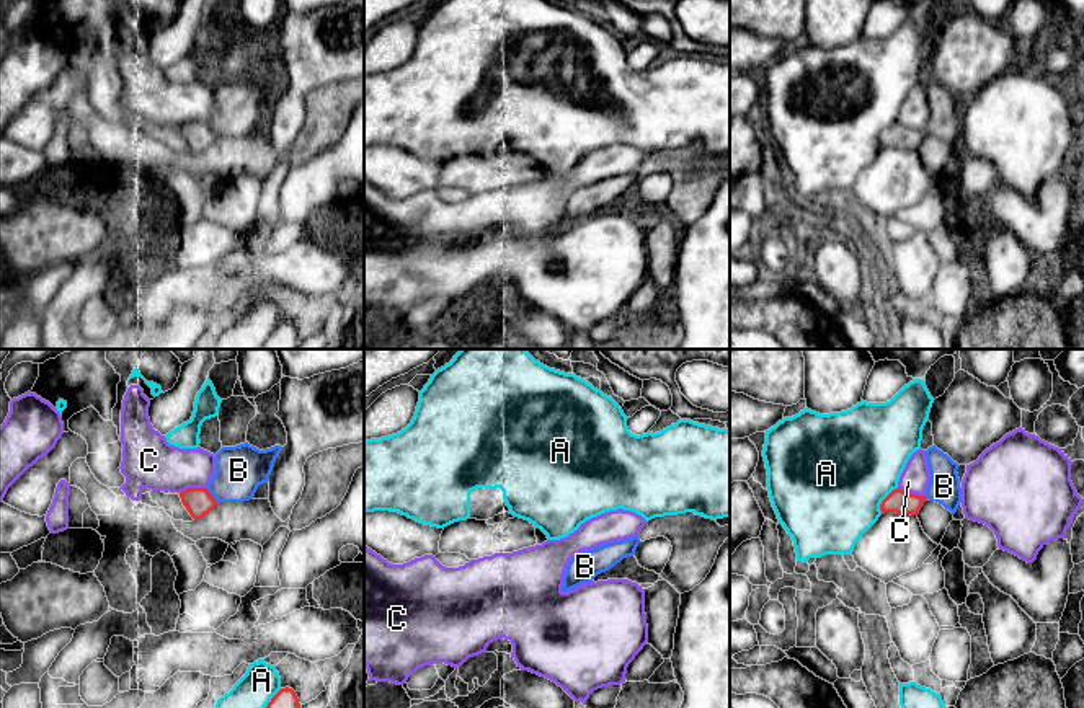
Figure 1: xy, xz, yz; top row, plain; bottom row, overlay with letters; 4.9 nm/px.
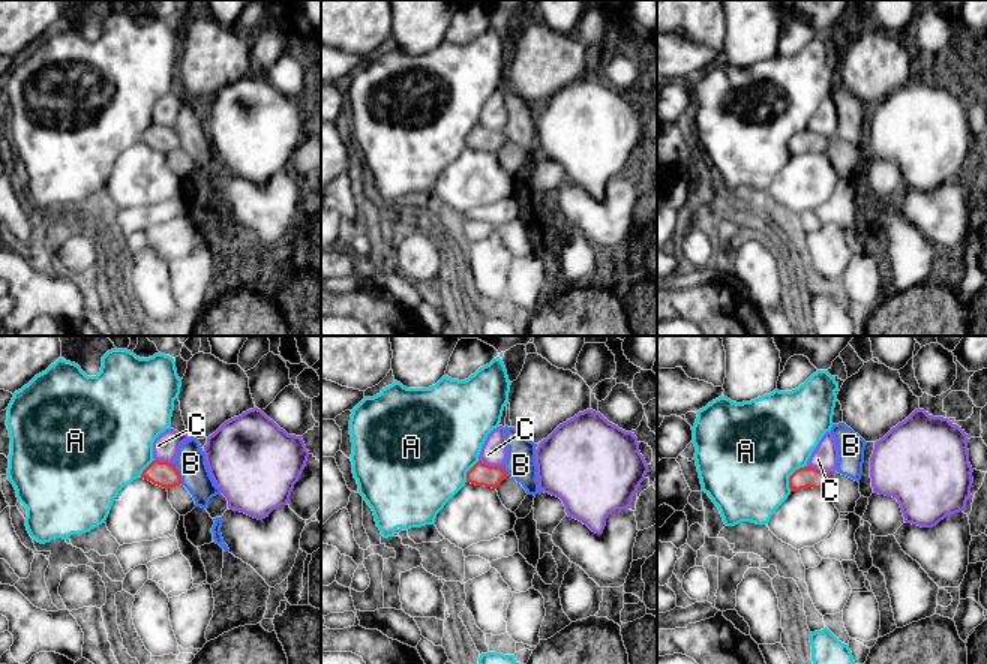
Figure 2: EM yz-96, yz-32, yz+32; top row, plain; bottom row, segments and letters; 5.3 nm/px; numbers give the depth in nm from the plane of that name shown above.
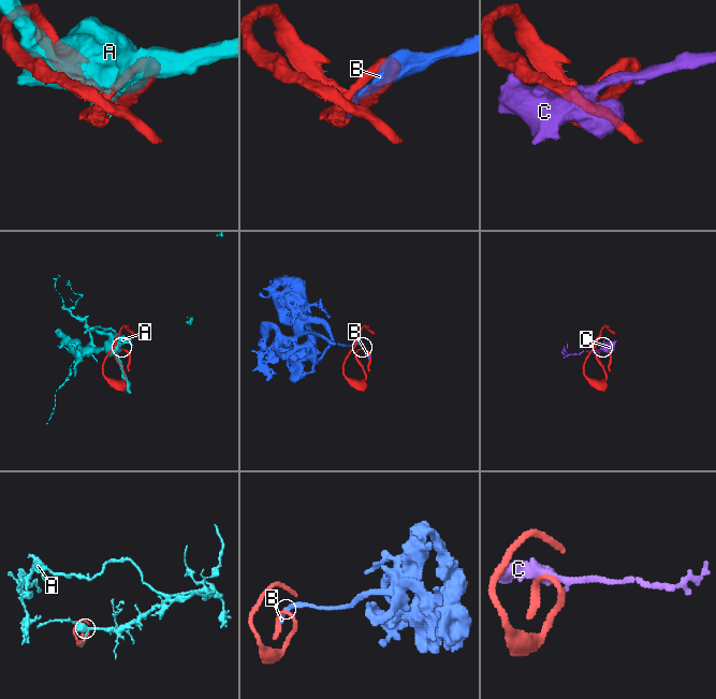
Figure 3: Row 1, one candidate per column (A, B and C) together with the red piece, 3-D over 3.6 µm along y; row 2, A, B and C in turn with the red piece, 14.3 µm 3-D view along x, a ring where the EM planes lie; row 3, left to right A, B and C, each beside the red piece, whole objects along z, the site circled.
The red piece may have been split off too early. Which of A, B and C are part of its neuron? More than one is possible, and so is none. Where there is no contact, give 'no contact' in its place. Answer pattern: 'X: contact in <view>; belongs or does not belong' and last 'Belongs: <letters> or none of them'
A: contact in yz; does not belong
B: contact in xy; belongs
C: contact in yz; does not belong
Belongs: B

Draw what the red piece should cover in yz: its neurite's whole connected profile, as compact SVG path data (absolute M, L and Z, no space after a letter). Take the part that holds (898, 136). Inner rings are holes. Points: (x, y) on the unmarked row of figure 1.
M896 122L882 135L880 145L882 148L896 147L917 150L926 135L926 131L911 129Z

